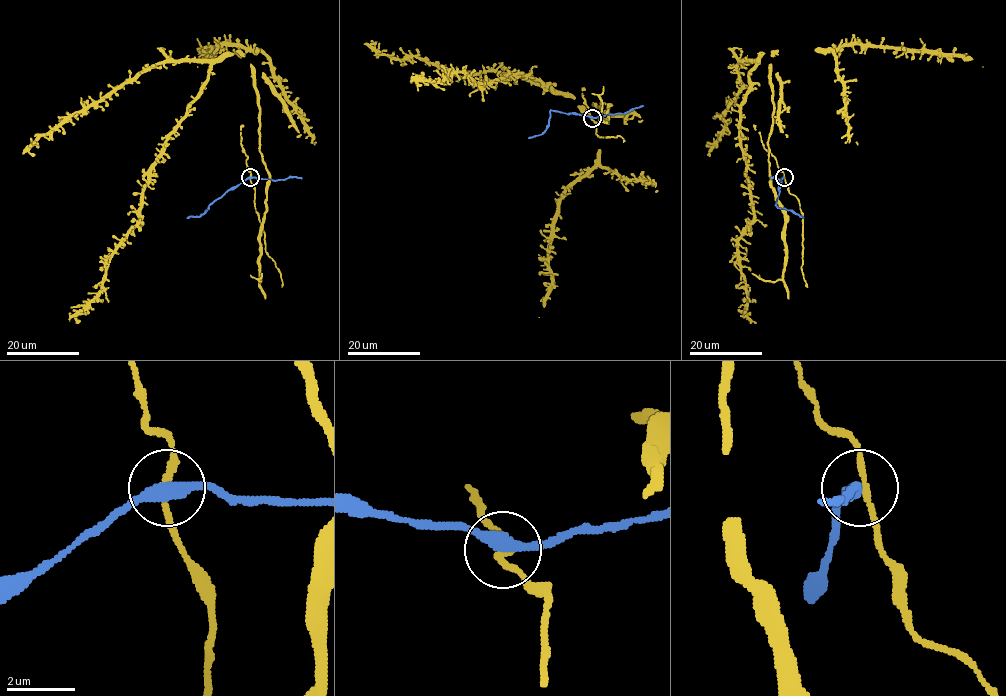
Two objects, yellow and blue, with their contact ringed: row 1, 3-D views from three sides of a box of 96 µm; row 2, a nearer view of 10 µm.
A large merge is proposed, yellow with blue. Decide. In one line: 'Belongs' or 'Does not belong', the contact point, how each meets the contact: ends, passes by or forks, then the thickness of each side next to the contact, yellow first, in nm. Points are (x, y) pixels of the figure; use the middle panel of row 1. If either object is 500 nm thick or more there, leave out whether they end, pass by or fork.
Does not belong. Place: (592, 118). At the ring yellow passes by. At the ring blue passes by. Thickness 180 nm (yellow) against 360 nm

